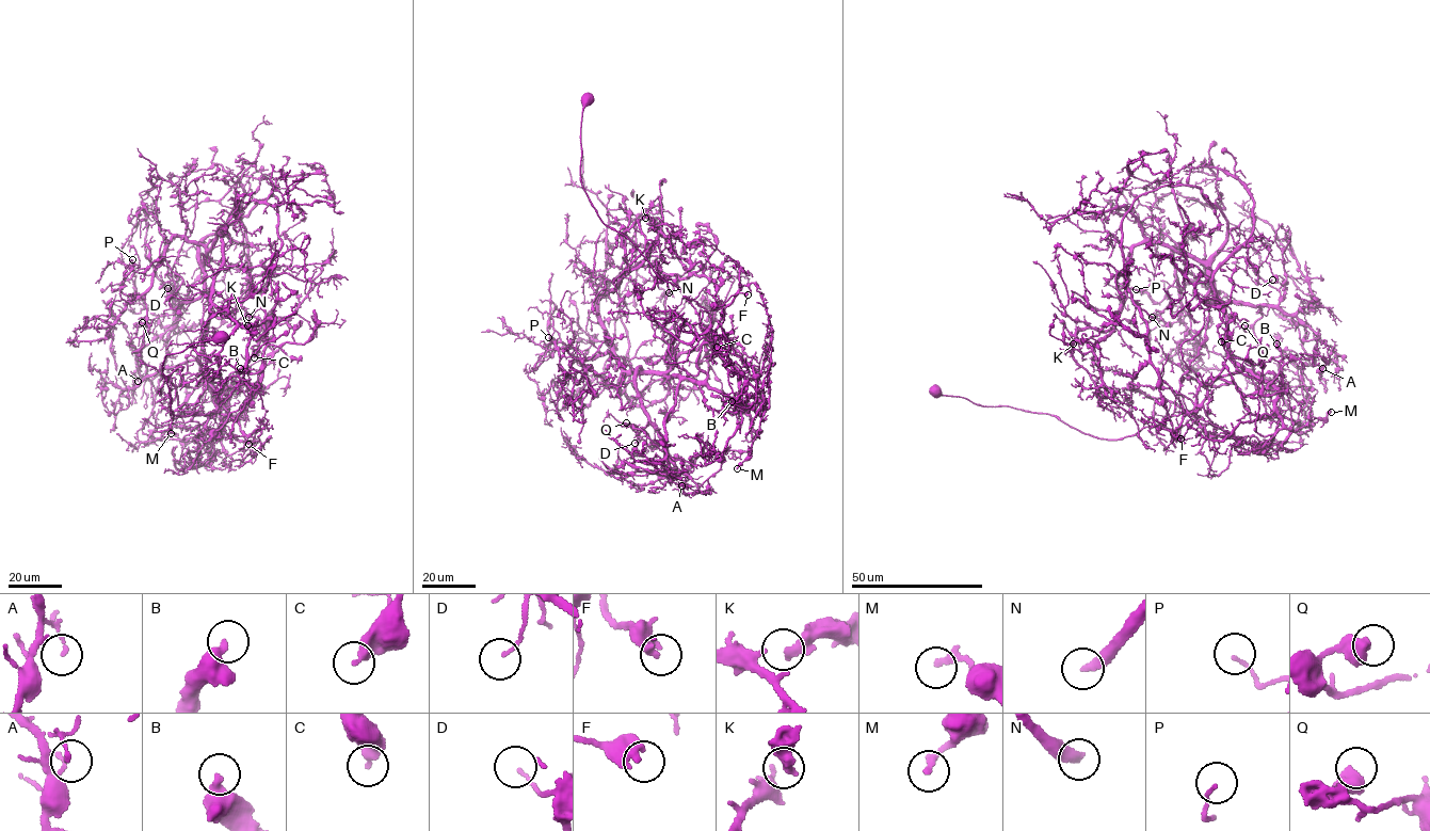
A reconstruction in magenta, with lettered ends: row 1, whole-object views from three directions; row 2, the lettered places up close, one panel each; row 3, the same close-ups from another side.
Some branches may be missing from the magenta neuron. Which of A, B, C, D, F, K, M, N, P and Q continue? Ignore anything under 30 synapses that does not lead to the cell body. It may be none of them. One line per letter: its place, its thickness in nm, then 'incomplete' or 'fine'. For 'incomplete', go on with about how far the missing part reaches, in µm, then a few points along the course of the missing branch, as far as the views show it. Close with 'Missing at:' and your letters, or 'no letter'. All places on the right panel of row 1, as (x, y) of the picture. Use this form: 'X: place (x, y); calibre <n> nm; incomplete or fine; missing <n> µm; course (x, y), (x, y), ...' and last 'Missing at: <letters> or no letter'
A: place (1322, 368); calibre 80 nm; fine
B: place (1276, 344); calibre 400 nm; fine
C: place (1221, 341); calibre 380 nm; fine
D: place (1272, 280); calibre 110 nm; fine
F: place (1181, 438); calibre 550 nm; fine
K: place (1073, 344); calibre 260 nm; fine
M: place (1331, 412); calibre 240 nm; fine
N: place (1152, 317); calibre 340 nm; incomplete; missing 40 µm; course (1152, 317), (1153, 325), (1158, 329), (1162, 324), (1188, 328)
P: place (1136, 289); calibre 110 nm; fine
Q: place (1244, 325); calibre 600 nm; fine
Missing at: N

